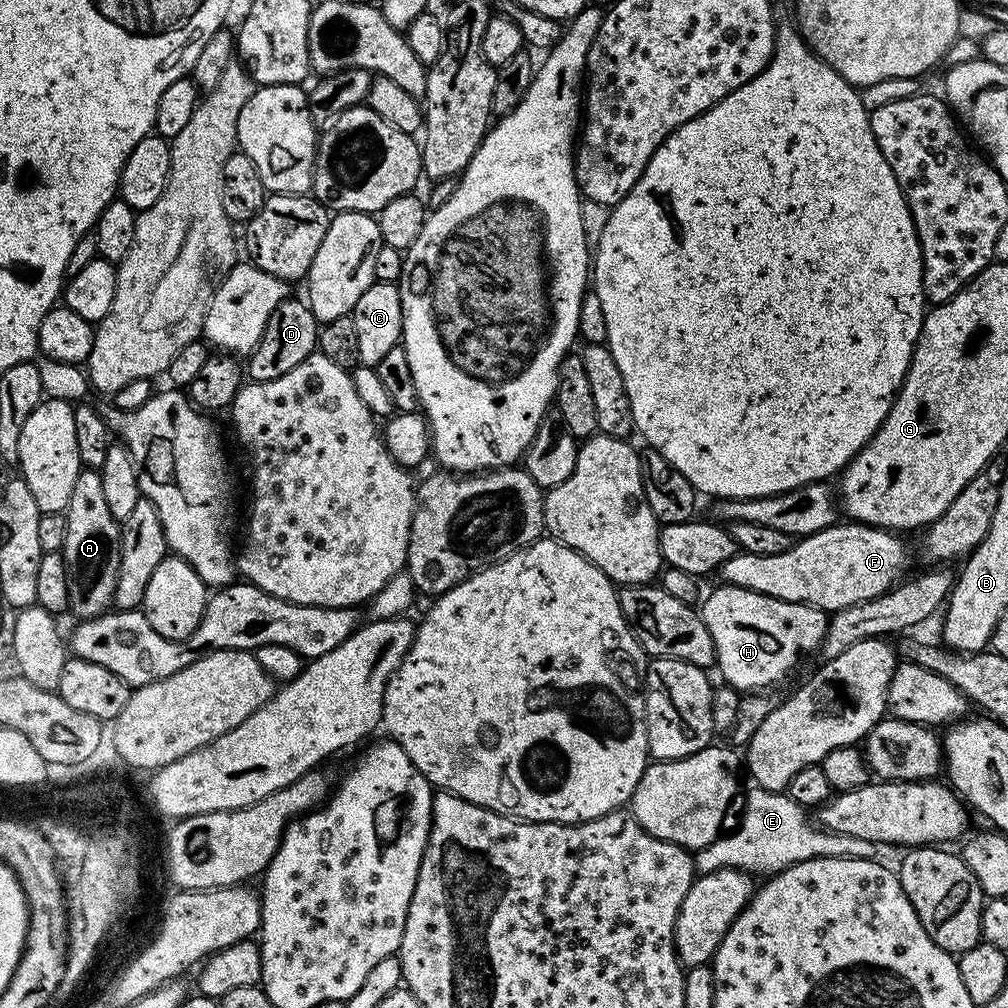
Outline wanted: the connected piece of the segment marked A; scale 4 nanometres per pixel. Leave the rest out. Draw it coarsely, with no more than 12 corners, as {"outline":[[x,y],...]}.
{"outline":[[95,468],[74,478],[64,512],[68,612],[113,607],[121,521]]}

